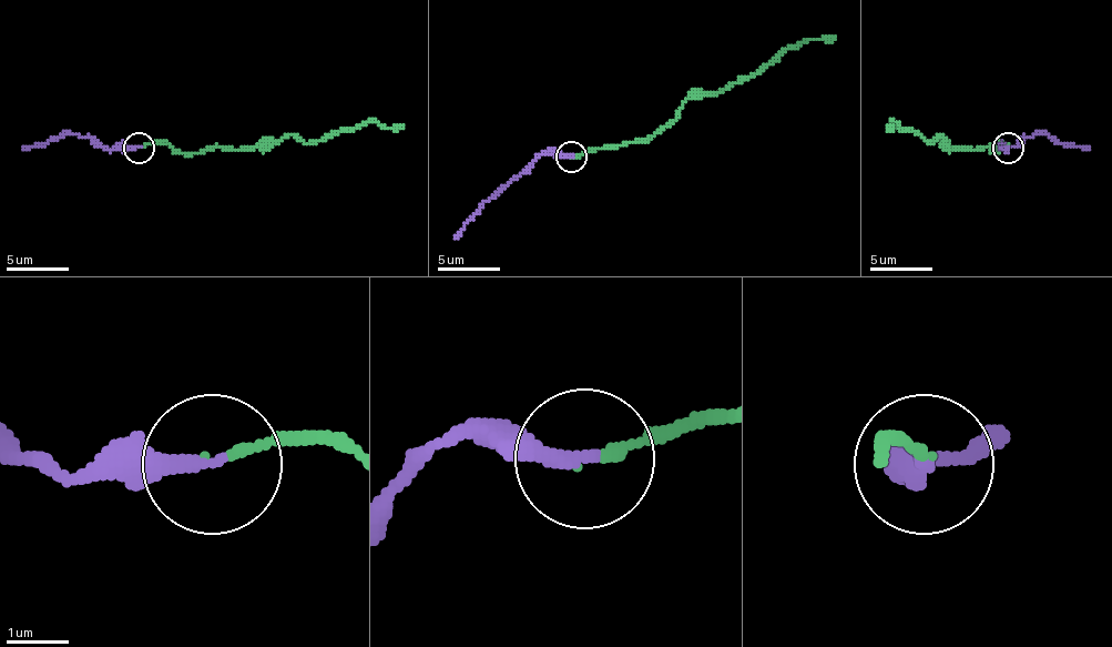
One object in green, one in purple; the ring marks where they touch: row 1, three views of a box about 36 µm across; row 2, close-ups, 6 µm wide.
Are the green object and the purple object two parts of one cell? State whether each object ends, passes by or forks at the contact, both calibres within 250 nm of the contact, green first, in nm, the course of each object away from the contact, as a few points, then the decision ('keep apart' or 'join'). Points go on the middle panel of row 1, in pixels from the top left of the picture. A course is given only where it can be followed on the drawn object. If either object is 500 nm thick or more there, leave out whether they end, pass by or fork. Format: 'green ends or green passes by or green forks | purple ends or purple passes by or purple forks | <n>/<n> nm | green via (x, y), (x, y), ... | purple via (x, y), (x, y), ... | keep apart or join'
green ends | purple ends | 140/260 nm | green via (570, 158), (661, 132), (689, 98), (726, 89), (738, 80), (747, 80), (804, 42), (835, 36) | purple via (570, 158), (539, 154), (501, 185), (455, 239) | join

